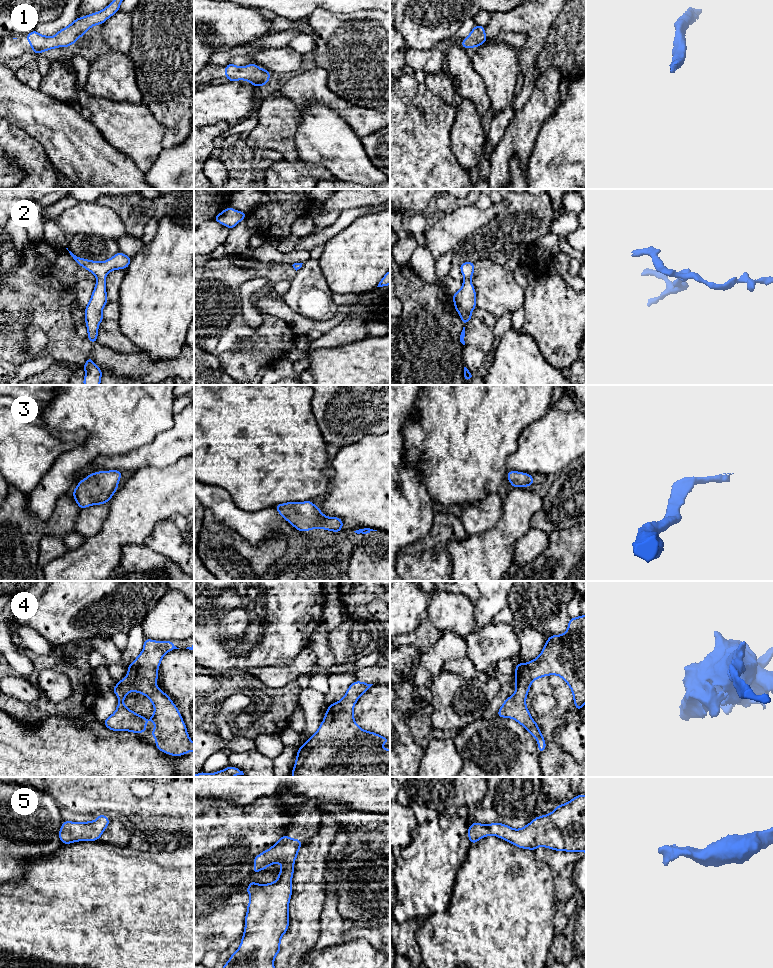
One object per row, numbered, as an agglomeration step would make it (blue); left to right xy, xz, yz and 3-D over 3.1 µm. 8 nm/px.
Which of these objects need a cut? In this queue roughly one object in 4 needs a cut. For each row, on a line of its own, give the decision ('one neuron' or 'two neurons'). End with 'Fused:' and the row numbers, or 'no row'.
1: one neuron
2: one neuron
3: one neuron
4: one neuron
5: one neuron
Fused: no row

